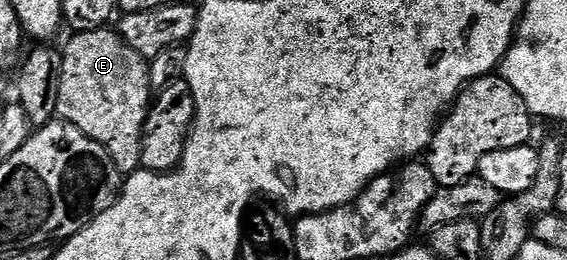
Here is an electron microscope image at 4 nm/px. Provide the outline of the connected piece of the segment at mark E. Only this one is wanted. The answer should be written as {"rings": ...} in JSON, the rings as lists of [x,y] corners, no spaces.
{"rings":[[[110,28],[83,30],[73,35],[67,46],[61,47],[62,71],[60,72],[60,94],[57,117],[84,132],[116,164],[119,174],[129,176],[138,173],[142,165],[142,133],[150,111],[152,91],[150,89],[150,64],[122,39],[121,34]]]}

